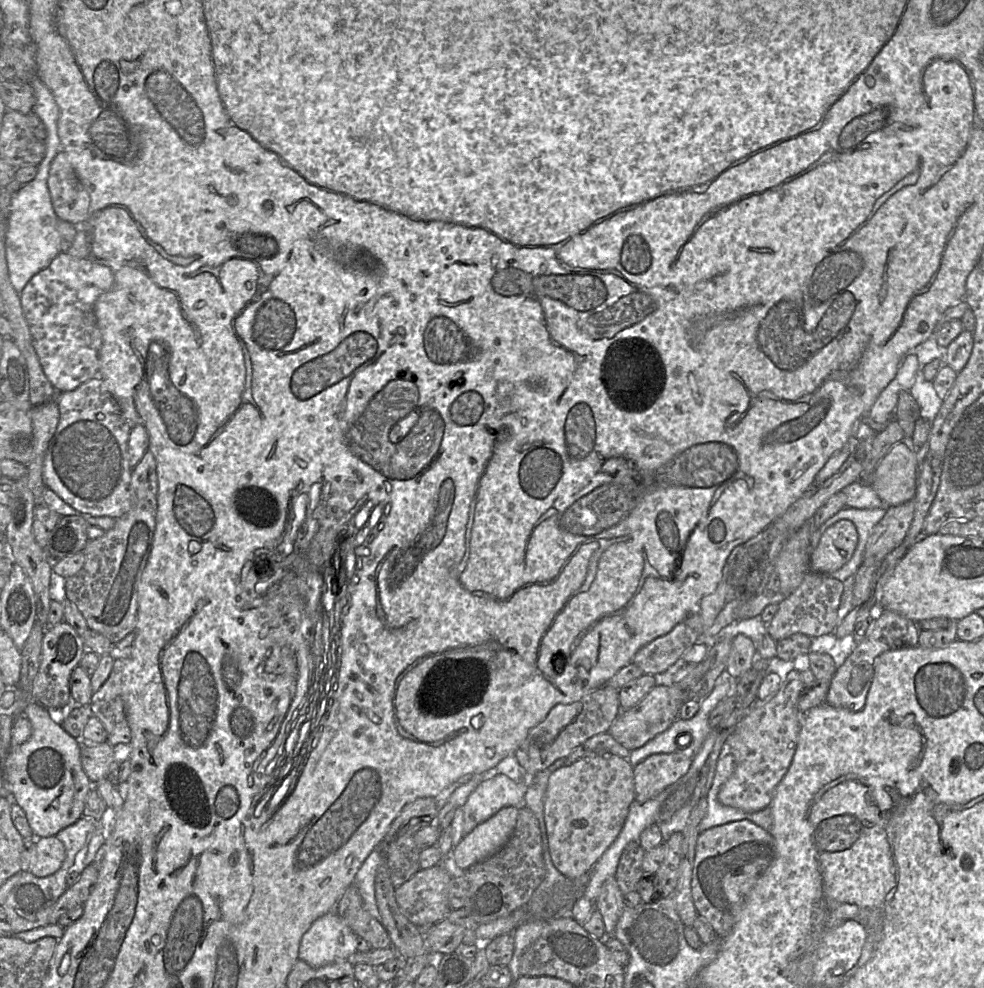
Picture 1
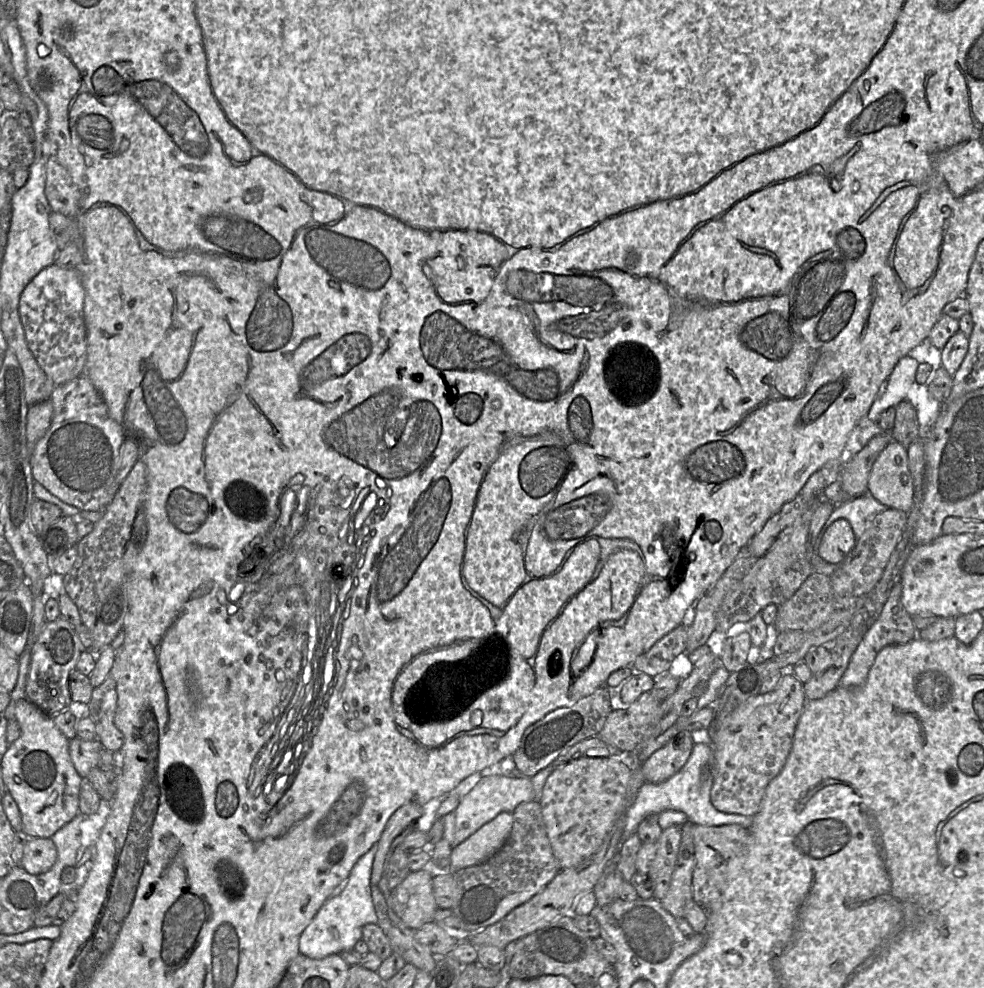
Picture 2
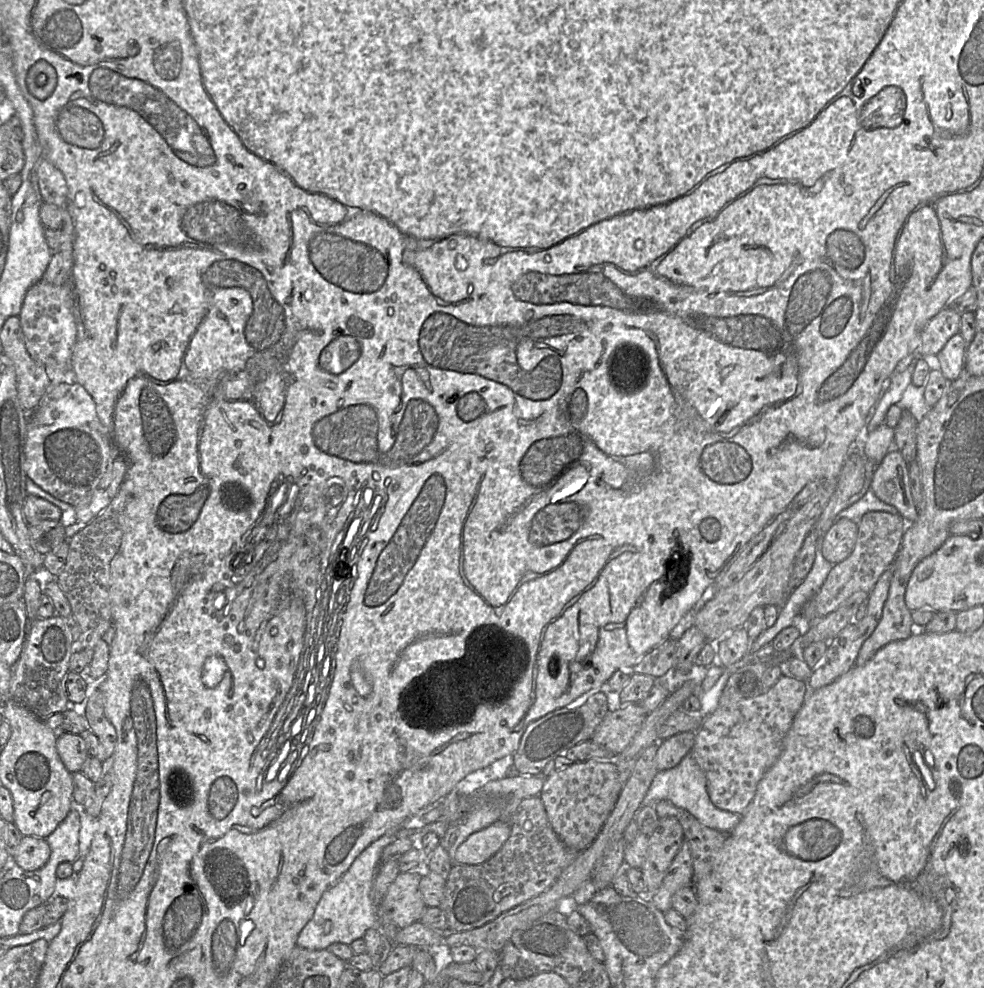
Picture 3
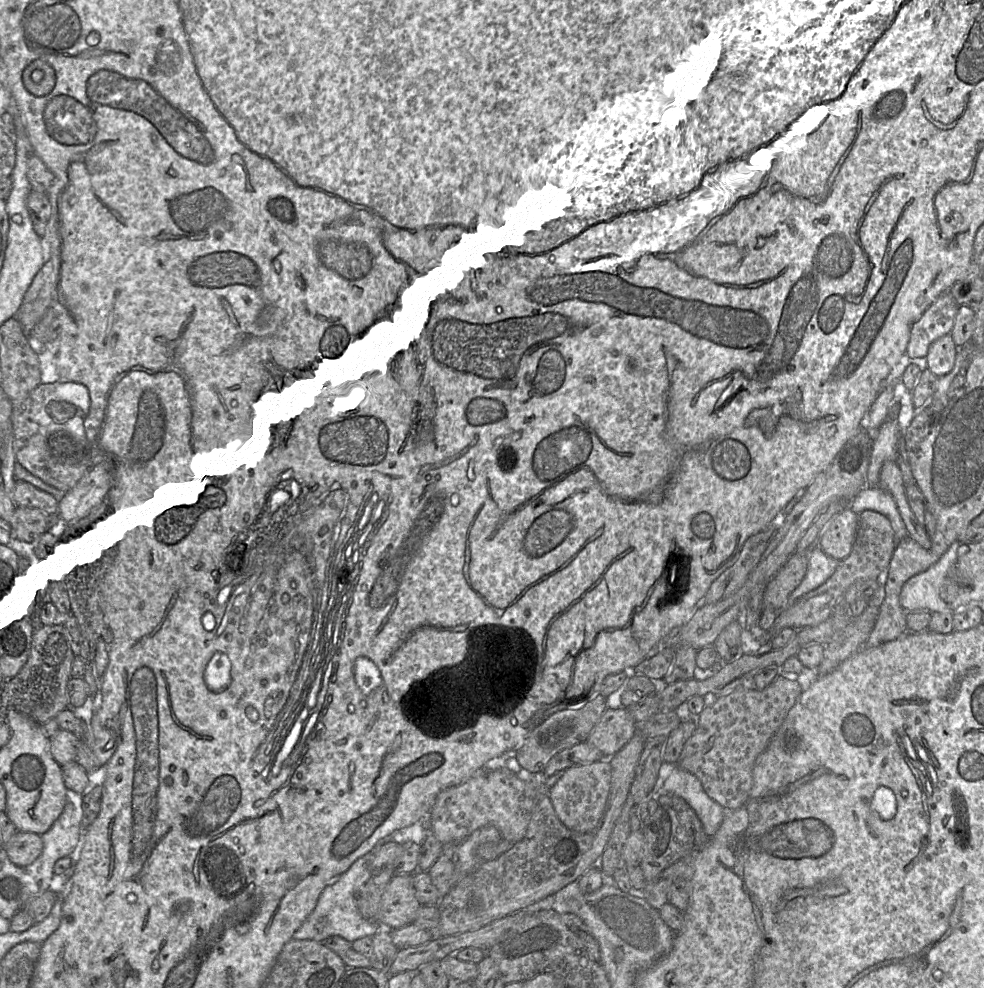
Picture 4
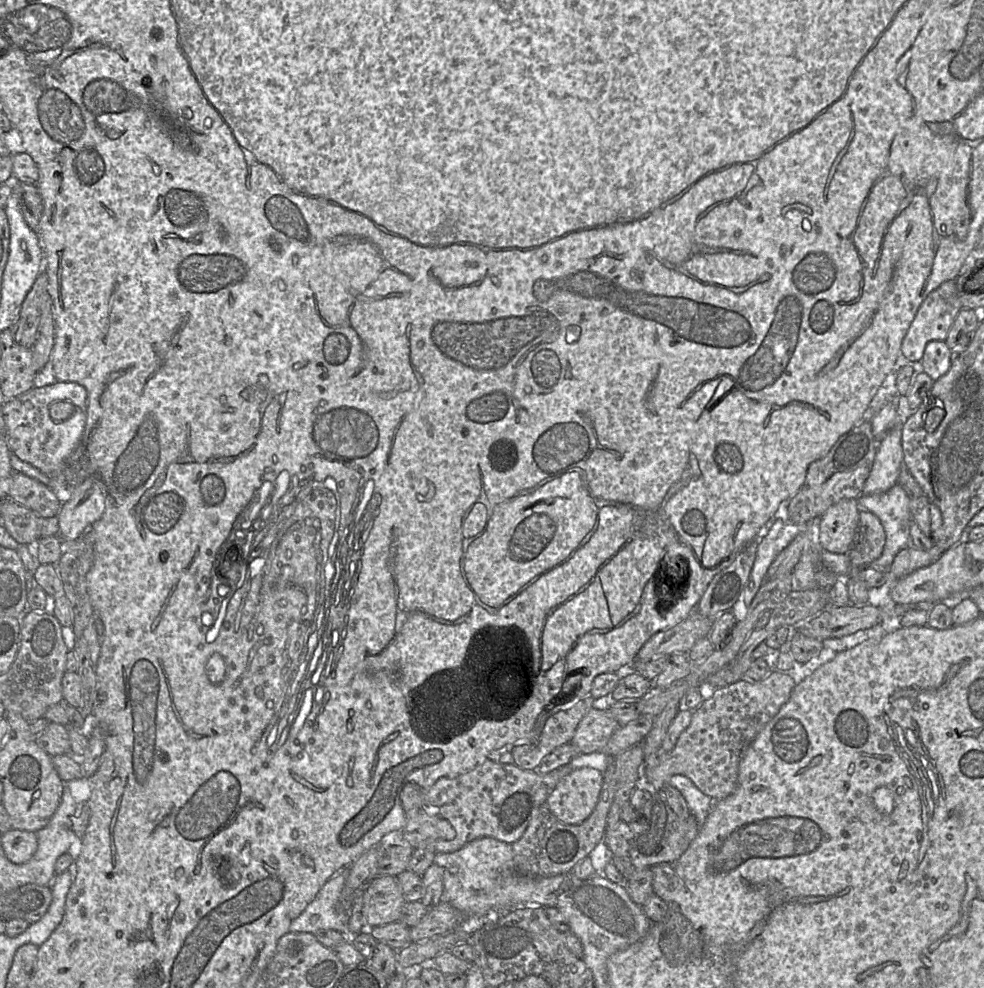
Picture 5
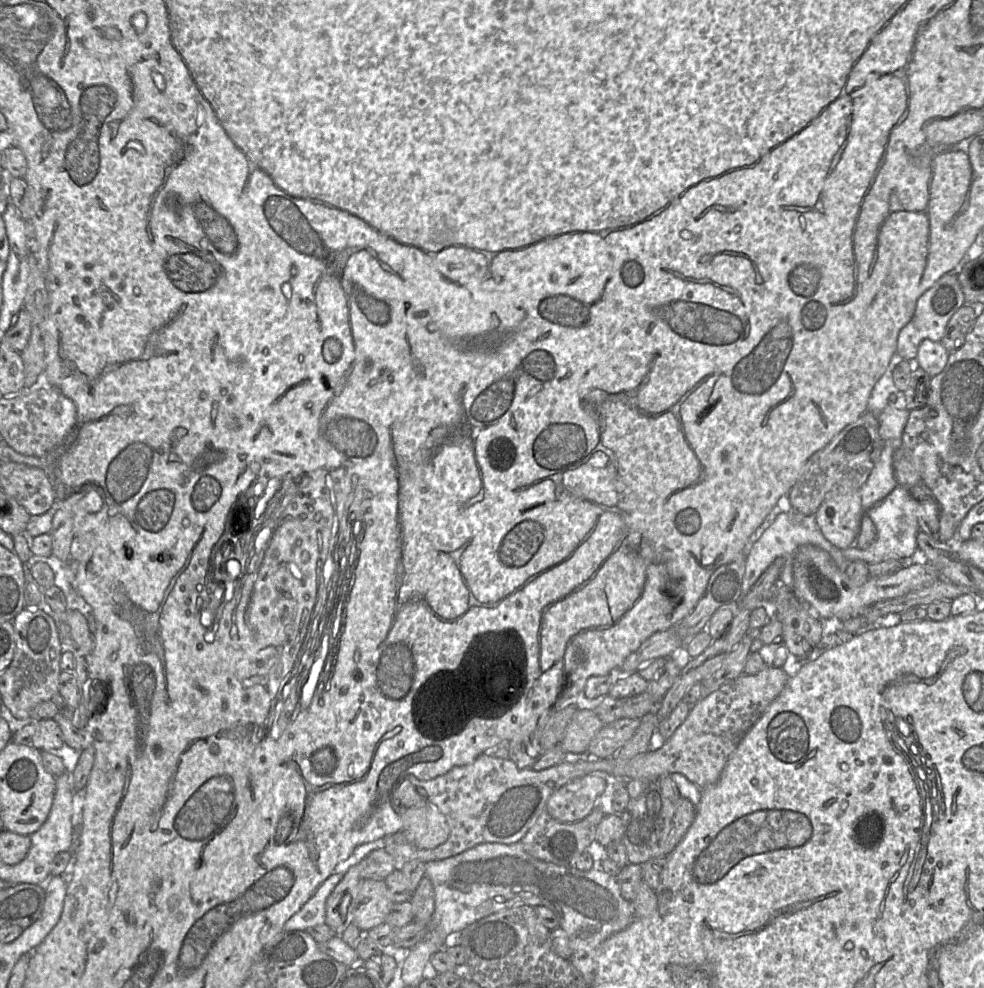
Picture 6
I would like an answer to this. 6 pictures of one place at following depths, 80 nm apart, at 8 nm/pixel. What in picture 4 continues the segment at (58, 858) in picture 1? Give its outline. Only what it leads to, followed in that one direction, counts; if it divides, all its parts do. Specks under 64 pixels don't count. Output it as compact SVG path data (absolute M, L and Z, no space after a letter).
M17 831L3 848L11 862L23 867L30 865L40 856L43 841L36 833Z

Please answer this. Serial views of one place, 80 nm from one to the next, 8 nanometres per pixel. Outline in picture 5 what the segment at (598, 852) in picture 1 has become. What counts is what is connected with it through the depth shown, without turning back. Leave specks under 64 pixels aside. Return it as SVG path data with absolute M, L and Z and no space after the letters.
M596 768L574 769L563 777L546 803L562 823L578 825L594 811L603 788L604 773Z

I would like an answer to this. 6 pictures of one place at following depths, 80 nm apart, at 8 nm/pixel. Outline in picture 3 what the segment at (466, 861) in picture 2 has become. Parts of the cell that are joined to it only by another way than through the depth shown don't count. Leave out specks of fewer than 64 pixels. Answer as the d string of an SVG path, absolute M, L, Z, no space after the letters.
M497 820L471 834L457 849L454 864L477 865L490 859L507 841L511 833L508 822Z

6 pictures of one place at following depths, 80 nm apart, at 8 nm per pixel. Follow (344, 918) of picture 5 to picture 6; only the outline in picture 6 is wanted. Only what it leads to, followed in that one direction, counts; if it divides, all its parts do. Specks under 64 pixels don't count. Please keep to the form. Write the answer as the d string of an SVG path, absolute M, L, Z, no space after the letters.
M333 873L314 892L303 907L289 918L283 926L284 931L307 930L319 924L325 924L326 900L336 885L341 881L342 875Z

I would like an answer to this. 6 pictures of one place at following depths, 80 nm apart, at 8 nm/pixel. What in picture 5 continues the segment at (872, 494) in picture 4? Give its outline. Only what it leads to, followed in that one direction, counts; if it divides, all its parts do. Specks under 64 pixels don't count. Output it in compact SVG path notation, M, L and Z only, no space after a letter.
M896 484L881 494L861 494L857 502L860 511L866 510L879 518L886 534L881 556L869 567L880 572L888 572L897 553L910 545L912 521L909 508L910 497L900 484Z

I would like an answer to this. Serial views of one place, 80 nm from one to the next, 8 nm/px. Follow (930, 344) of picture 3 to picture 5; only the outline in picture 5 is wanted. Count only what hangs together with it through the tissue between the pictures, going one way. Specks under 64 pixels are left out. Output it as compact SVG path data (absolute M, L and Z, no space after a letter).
M955 280L942 283L920 305L901 345L901 353L910 362L919 362L928 342L945 341L962 309Z

